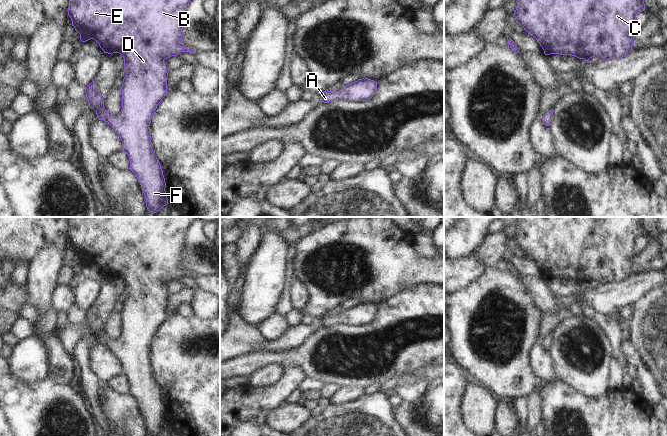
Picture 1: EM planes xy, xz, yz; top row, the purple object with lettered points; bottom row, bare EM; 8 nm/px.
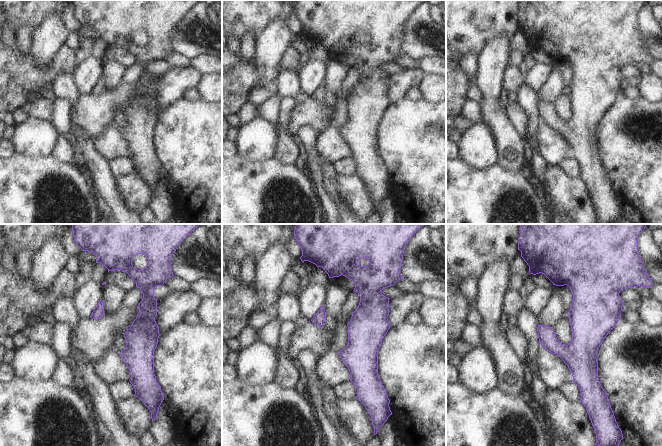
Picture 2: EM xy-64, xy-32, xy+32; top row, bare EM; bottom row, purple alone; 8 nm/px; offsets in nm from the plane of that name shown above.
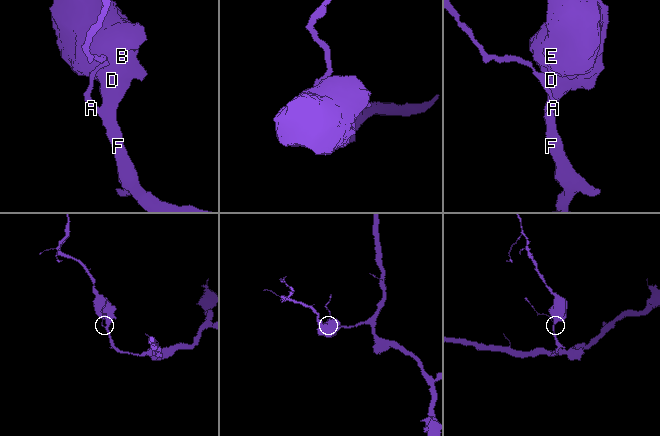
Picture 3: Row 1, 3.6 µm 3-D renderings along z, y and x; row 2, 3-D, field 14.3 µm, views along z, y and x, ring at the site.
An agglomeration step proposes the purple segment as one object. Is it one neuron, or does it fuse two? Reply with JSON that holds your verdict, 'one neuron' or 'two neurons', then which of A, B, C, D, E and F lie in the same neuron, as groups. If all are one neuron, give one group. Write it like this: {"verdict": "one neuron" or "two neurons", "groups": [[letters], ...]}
{"verdict": "one neuron", "groups": [["A", "B", "C", "D", "E", "F"]]}

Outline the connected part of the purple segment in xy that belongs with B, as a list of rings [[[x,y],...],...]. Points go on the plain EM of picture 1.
[[[70,217],[69,223],[69,231],[68,231],[68,239],[71,242],[72,249],[74,250],[75,254],[80,258],[80,264],[82,266],[86,266],[90,263],[94,263],[100,270],[100,272],[104,275],[104,277],[113,278],[119,277],[124,282],[124,291],[126,294],[126,299],[123,303],[122,310],[120,312],[120,317],[122,319],[122,333],[117,340],[110,339],[105,331],[104,331],[104,324],[102,319],[97,315],[96,309],[94,304],[85,312],[86,321],[89,326],[89,330],[96,336],[97,342],[107,346],[117,357],[123,367],[123,375],[128,379],[130,383],[130,394],[137,400],[139,407],[141,409],[142,415],[146,422],[146,431],[149,436],[157,436],[165,429],[168,428],[168,422],[166,419],[166,406],[163,400],[163,395],[160,389],[159,384],[155,380],[153,373],[152,373],[152,366],[151,366],[151,358],[150,358],[150,347],[155,336],[158,328],[167,318],[167,302],[170,293],[164,289],[164,284],[171,281],[177,280],[180,276],[189,276],[194,278],[195,276],[185,272],[183,270],[183,266],[181,264],[183,260],[182,252],[183,252],[183,245],[184,245],[184,238],[187,229],[189,228],[190,224],[195,221],[197,217]]]

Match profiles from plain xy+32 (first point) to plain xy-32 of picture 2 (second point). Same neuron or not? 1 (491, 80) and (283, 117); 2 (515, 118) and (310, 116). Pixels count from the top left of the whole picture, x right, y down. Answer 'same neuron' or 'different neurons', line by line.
1: different neurons
2: same neuron

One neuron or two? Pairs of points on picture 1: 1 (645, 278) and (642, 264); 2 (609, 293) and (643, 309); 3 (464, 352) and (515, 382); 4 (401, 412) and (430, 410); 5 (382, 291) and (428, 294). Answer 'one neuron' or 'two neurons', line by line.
1: two neurons
2: two neurons
3: one neuron
4: one neuron
5: two neurons

